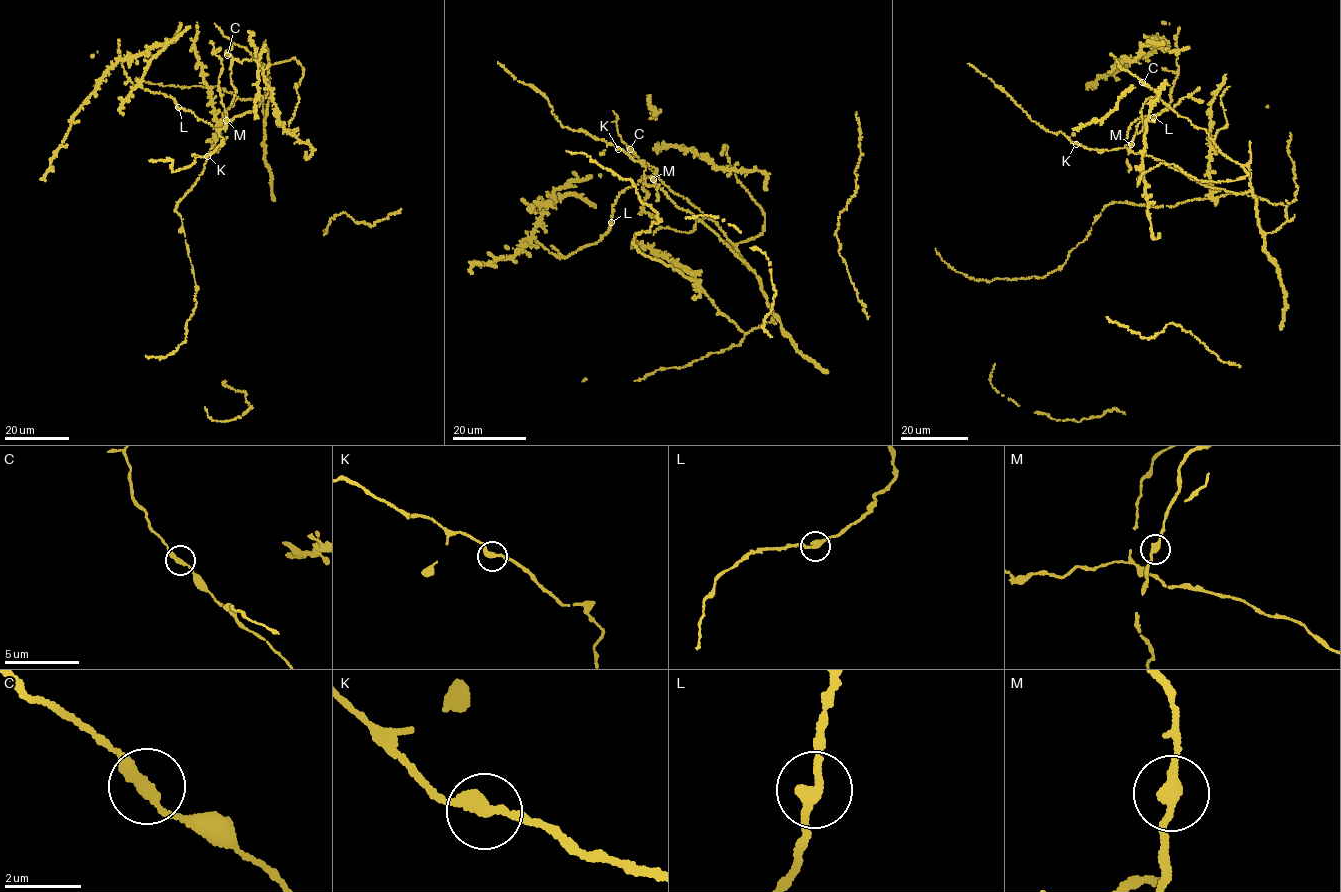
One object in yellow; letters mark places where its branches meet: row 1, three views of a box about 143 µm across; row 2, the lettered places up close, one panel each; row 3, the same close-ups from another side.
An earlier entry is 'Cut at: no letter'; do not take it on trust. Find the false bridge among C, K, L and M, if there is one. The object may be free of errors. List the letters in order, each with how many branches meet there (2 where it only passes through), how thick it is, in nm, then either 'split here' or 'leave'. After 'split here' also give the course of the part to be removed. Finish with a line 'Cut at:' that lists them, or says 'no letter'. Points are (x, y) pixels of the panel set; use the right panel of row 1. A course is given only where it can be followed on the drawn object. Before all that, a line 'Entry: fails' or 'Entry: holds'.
Entry: fails
C: 2 branches meet; 280 nm thick; leave
K: 2 branches meet; 300 nm thick; leave
L: 2 branches meet; 280 nm thick; leave
M: 2 branches meet; 280 nm thick; split here; foreign part runs (1131, 144), (1139, 123), (1173, 107), (1186, 96), (1203, 101)
Cut at: M

